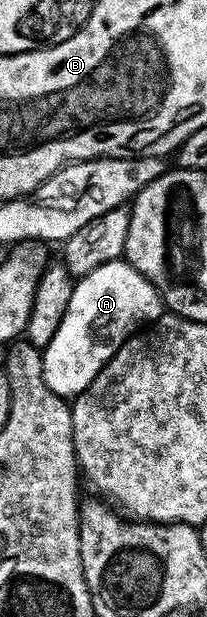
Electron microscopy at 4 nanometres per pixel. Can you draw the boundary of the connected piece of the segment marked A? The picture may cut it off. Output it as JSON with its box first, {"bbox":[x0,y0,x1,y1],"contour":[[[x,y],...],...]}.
{"bbox":[41,259,165,399],"contour":[[[125,259],[105,263],[97,271],[78,278],[57,335],[41,351],[43,378],[49,391],[64,399],[84,393],[128,337],[140,327],[158,321],[164,313],[165,306],[157,290]]]}

